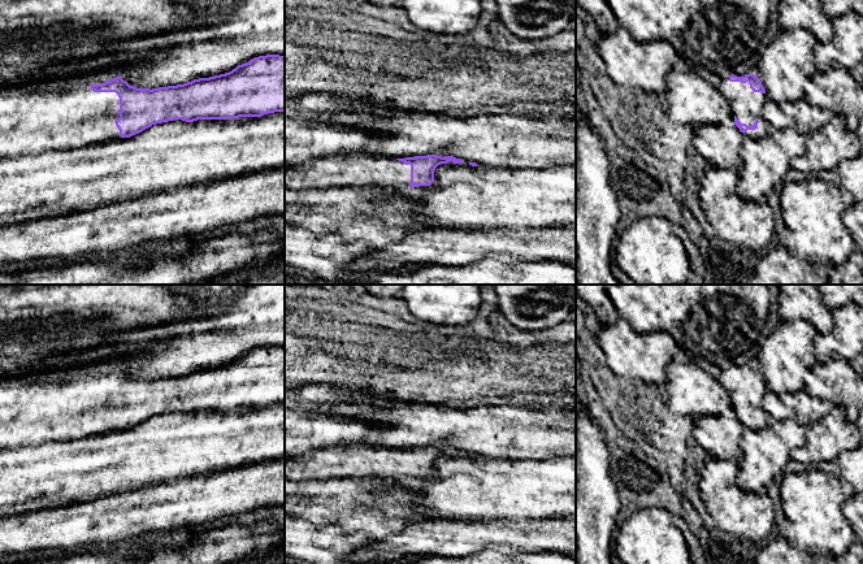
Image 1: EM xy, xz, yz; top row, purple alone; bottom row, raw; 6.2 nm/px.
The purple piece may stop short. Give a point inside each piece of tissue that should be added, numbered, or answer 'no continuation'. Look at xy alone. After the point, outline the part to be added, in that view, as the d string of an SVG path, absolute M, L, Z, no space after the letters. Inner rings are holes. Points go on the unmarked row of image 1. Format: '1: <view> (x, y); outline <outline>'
1: xy (31, 413); outline M84 372L58 382L3 379L0 381L0 450L120 430L120 421L114 415L120 409L118 400L120 389L116 383L95 383Z

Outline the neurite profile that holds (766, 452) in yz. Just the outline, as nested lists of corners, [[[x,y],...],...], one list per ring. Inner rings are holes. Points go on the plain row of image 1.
[[[793,420],[771,422],[760,430],[745,429],[741,437],[743,452],[737,485],[743,491],[758,493],[782,477],[792,451],[806,443],[806,426]]]

